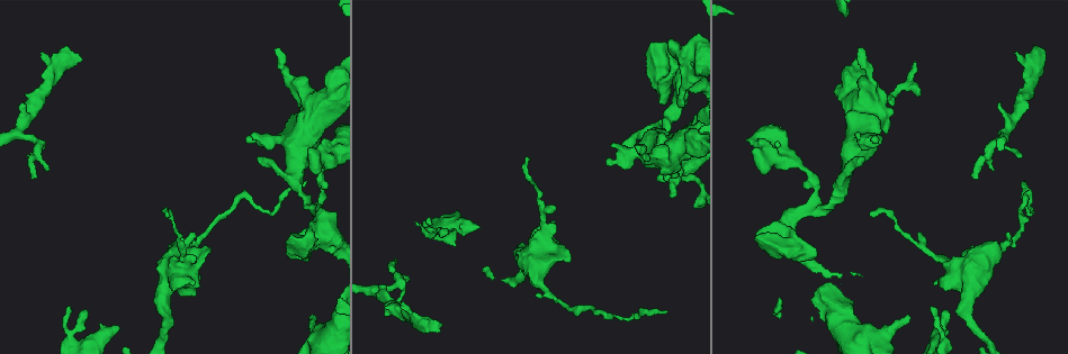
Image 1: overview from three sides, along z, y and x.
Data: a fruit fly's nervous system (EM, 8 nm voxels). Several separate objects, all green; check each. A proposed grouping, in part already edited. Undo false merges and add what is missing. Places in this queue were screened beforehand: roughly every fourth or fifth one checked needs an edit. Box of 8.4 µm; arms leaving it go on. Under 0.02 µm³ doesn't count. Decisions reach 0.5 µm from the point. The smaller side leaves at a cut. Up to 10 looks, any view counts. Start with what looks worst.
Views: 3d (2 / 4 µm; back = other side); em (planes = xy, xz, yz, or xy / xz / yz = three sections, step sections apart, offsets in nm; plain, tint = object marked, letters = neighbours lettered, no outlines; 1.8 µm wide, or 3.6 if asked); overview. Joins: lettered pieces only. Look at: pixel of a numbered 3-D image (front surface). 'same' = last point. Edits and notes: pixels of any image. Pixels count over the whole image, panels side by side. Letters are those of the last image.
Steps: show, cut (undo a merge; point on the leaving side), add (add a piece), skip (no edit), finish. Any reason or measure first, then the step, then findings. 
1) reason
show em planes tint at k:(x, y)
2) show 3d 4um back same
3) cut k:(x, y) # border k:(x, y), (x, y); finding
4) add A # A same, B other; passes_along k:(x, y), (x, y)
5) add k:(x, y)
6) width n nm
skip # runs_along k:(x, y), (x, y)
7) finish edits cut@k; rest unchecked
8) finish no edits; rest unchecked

free end
show em xz step 8 letters at 1:(478, 226)

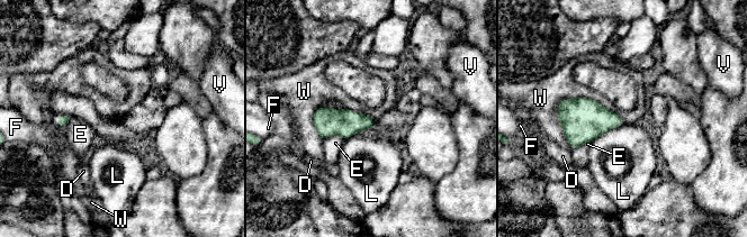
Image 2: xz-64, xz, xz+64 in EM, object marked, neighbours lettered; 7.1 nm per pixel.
skip # D other, E other, F other, L other, V other, W other; border 2:(557, 103), (587, 97), (624, 121); none of them fits

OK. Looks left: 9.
sharp bend
show em yz step 4 tint at 1:(783, 160)

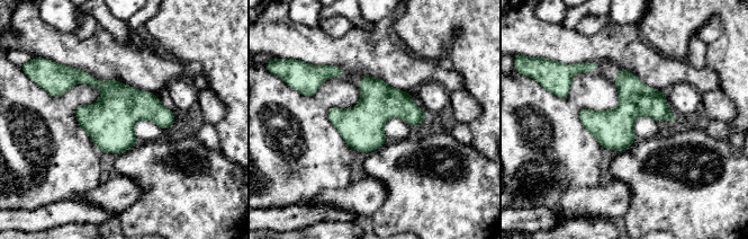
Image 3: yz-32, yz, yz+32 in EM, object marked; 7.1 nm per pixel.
show em planes tint same

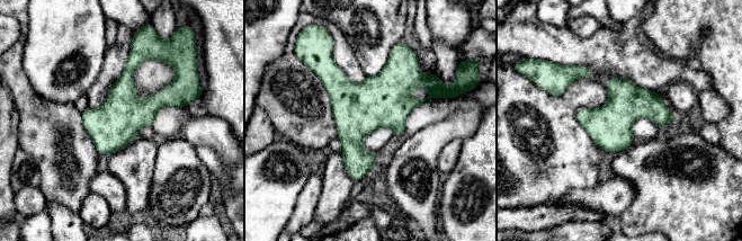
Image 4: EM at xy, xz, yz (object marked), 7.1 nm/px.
what lies round it
show em planes letters same

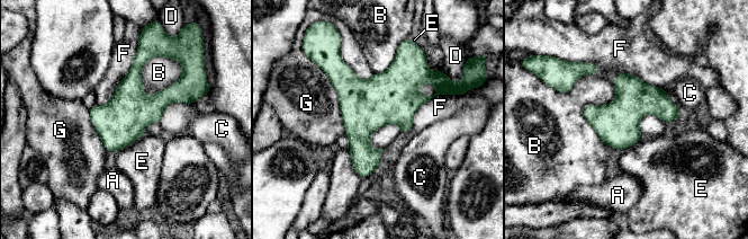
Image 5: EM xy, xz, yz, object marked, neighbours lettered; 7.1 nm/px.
skip # A other, B other, C other, D other, E other, F other, G other; border 5:(176, 59), (181, 76), (147, 96); all the same cell

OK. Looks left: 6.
show em 3.6um planes letters at 1:(870, 97)

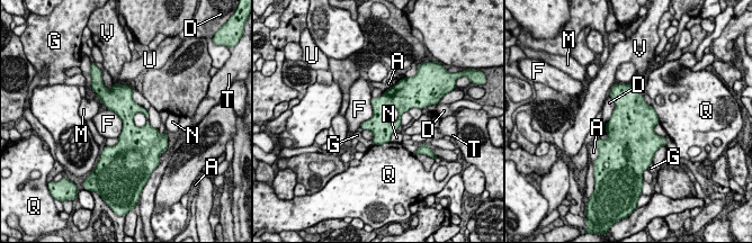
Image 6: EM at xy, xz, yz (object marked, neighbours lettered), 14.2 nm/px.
skip # A other, D other, F other, G other, M other, N other, Q other, T other, U other, V other; border 6:(372, 97), (372, 116), (359, 126); all the same cell

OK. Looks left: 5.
branch stops here
show em yz step 8 letters at 1:(381, 287)

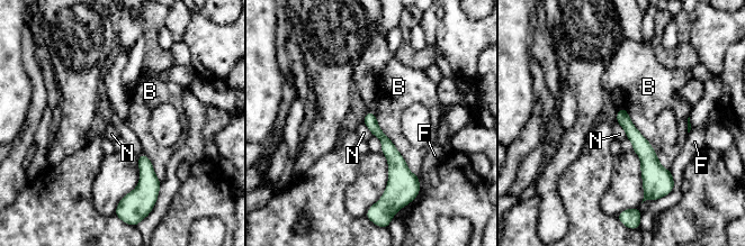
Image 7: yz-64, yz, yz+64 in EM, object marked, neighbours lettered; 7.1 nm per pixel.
skip # B other, F other, N other; border 7:(624, 106), (661, 164), (670, 170); none of them fits

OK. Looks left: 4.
finish no edits; rest unchecked

